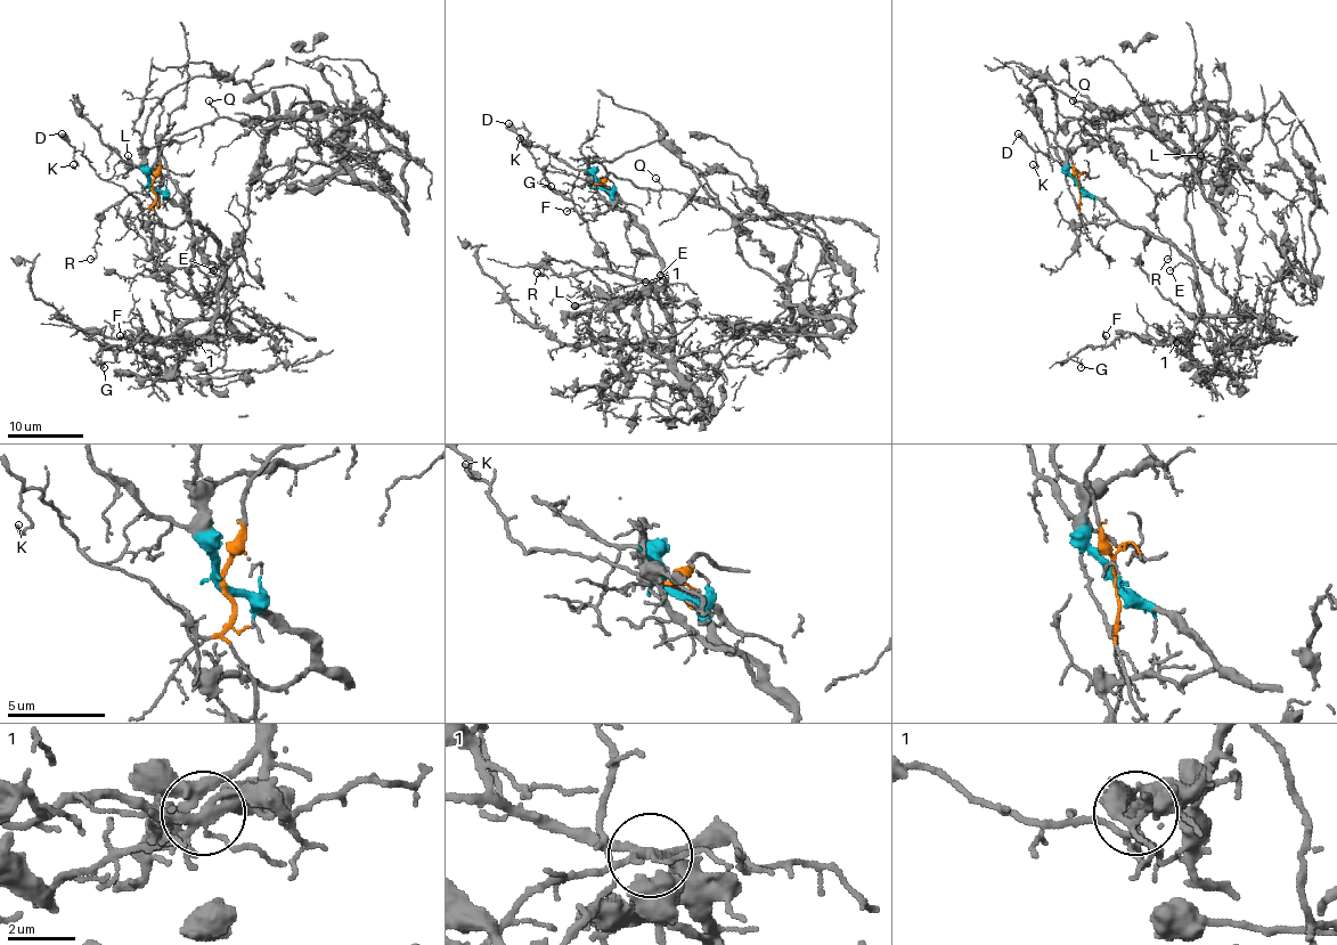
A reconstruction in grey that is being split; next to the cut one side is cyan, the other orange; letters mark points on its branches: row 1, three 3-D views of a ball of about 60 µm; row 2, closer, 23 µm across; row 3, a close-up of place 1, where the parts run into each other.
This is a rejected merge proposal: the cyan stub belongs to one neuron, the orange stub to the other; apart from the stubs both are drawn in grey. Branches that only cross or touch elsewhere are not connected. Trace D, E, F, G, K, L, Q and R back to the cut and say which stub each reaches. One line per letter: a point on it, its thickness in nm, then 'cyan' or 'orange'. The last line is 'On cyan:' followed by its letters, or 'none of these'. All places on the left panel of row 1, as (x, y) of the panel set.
D: at (62, 133); 500 nm thick; orange
E: at (213, 270); 100 nm thick; cyan
F: at (120, 335); 160 nm thick; cyan
G: at (104, 367); 70 nm thick; cyan
K: at (73, 164); 110 nm thick; orange
L: at (128, 155); 360 nm thick; cyan
Q: at (209, 100); 100 nm thick; orange
R: at (90, 259); 120 nm thick; cyan
On cyan: E, F, G, L, R

